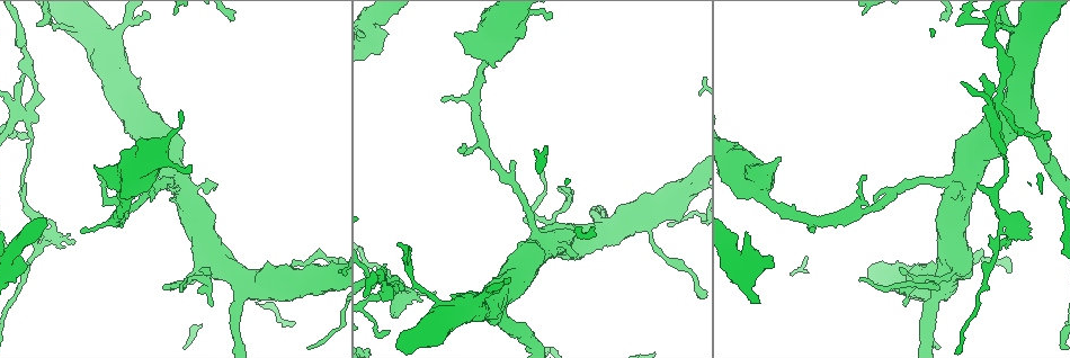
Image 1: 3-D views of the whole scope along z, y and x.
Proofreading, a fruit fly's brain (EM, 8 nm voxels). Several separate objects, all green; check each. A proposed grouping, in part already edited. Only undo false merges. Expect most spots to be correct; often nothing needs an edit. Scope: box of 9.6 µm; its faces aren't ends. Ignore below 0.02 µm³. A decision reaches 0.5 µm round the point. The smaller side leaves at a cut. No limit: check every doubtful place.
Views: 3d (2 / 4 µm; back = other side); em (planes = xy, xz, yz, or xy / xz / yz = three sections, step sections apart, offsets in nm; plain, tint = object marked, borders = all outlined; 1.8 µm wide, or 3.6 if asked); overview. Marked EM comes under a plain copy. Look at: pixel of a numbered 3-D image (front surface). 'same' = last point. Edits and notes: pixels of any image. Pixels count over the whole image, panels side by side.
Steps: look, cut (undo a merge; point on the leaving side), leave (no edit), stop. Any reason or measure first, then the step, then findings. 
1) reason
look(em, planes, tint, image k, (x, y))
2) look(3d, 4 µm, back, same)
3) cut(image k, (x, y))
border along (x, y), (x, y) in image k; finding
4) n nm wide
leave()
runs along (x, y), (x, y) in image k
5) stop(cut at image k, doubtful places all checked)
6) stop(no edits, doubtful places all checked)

abrupt turn
look(em, 3.6 µm, xy, step 8, tint, image 1, (650, 207))

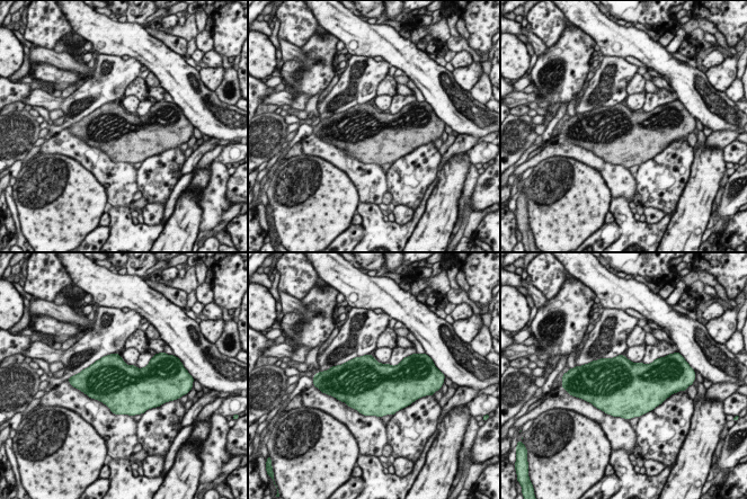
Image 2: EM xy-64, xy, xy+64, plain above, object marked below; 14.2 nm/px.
cut it another way
look(em, 3.6 µm, planes, borders, same)

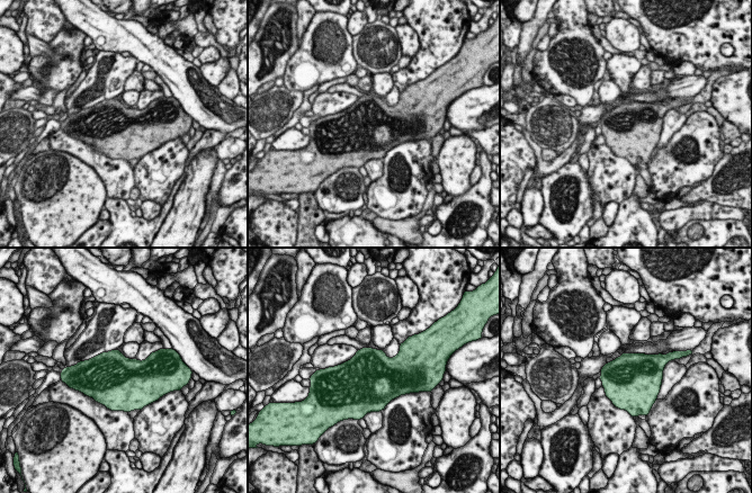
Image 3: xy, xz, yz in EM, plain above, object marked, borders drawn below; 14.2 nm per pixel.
leave()
all the same neuron

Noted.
calibre changes
look(em, planes, tint, image 1, (97, 39))

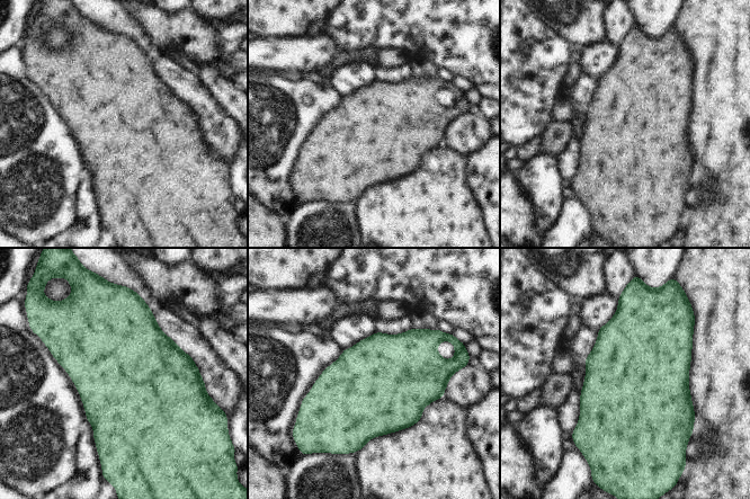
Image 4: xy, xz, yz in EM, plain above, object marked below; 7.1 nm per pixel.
700 nm wide
leave()
all the same neuron

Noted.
abrupt turn
look(em, xy, step 8, tint, image 1, (26, 113))

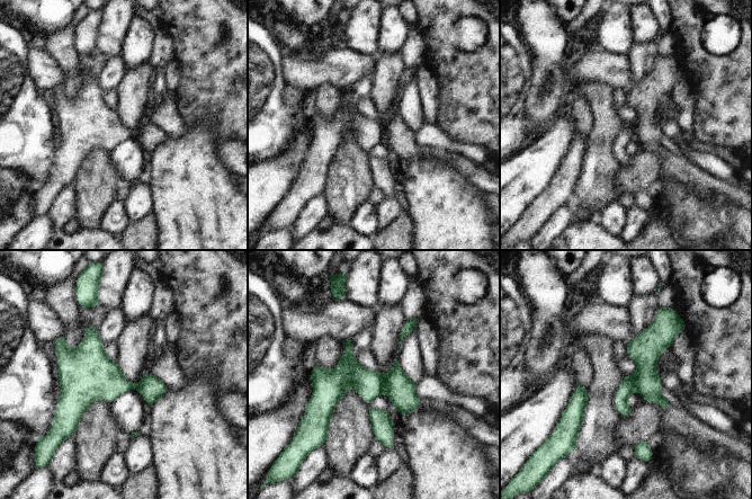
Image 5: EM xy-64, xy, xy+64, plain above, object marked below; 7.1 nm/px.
look(em, planes, tint, same)

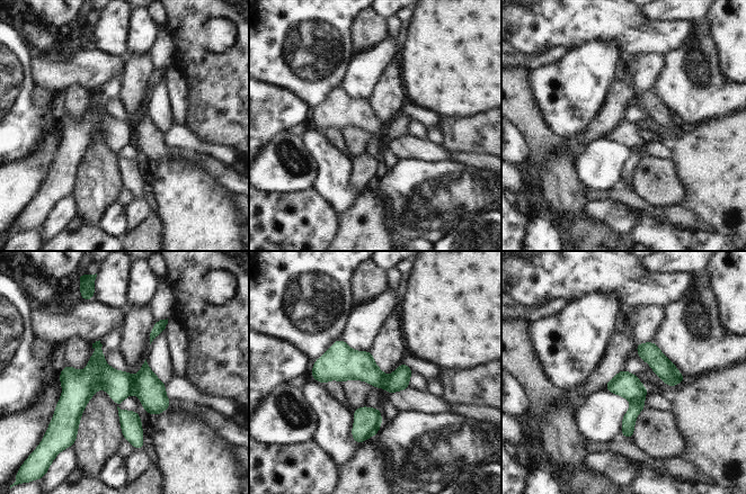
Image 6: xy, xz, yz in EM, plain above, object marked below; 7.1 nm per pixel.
180 nm wide
cut(image 6, (149, 388))
the part that leaves runs along (639, 346), (672, 376), (681, 378) in image 6; a second neuron is stuck on

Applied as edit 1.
redraw
look(overview)

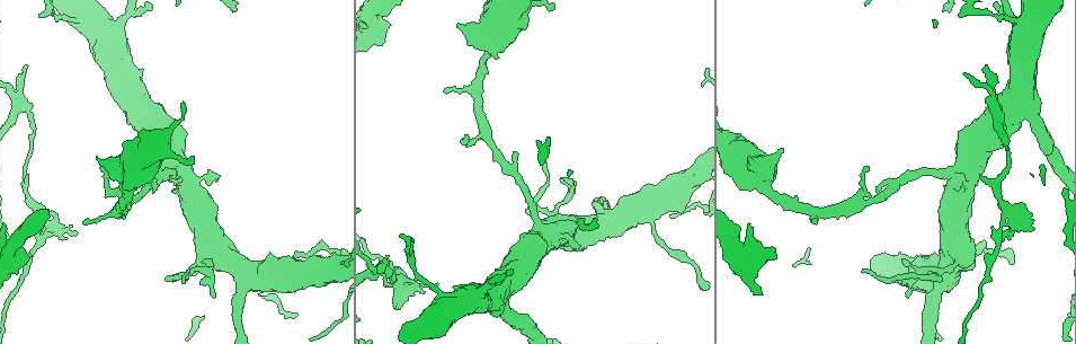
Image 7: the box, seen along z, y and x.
narrows sharply
look(em, xz, step 16, tint, image 7, (401, 281))

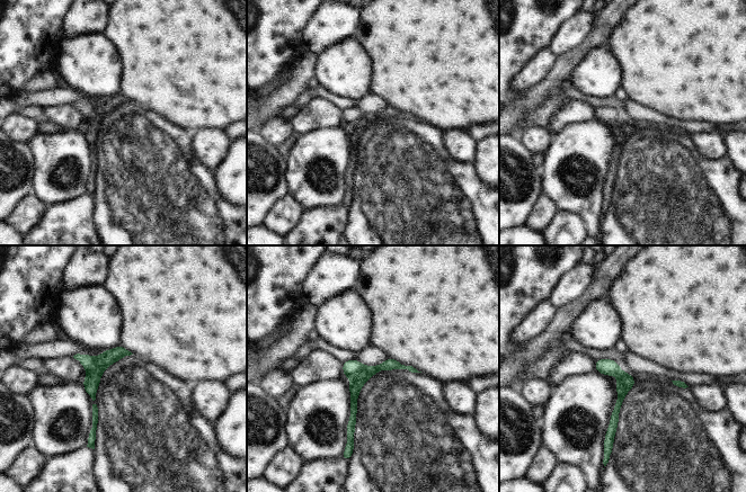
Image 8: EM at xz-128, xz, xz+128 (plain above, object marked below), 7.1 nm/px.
40 nm wide
leave()
runs along (397, 364), (356, 384), (349, 435) in image 8; continuous, no second neuron

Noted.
stop(cut at image 6, doubtful places all checked)

